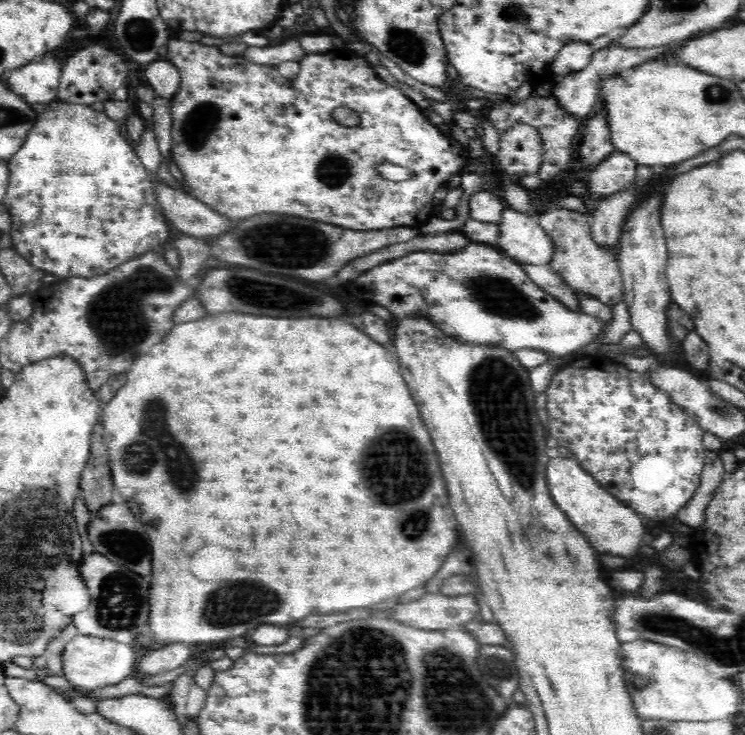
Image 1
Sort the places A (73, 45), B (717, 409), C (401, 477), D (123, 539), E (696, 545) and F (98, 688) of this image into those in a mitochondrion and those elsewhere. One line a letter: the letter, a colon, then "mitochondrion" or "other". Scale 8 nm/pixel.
A: other
B: mitochondrion
C: mitochondrion
D: mitochondrion
E: other
F: other

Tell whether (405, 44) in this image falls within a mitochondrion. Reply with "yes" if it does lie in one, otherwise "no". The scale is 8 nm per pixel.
yes

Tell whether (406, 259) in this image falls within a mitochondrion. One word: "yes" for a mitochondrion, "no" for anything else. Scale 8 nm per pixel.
no

